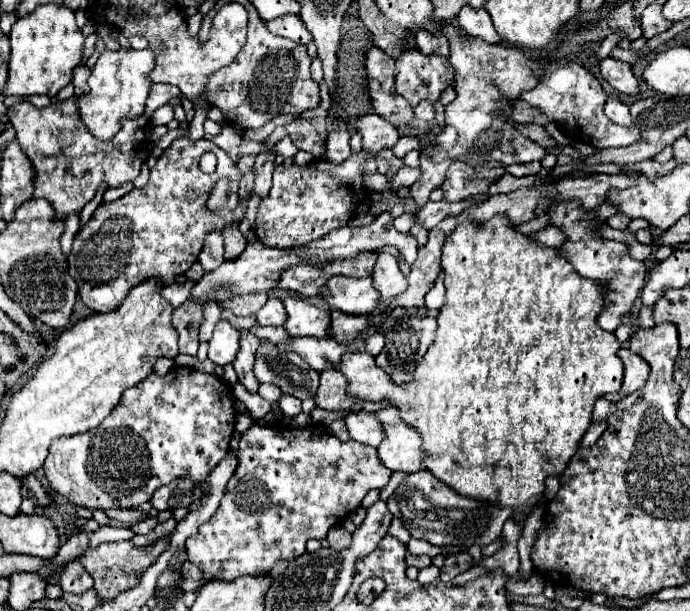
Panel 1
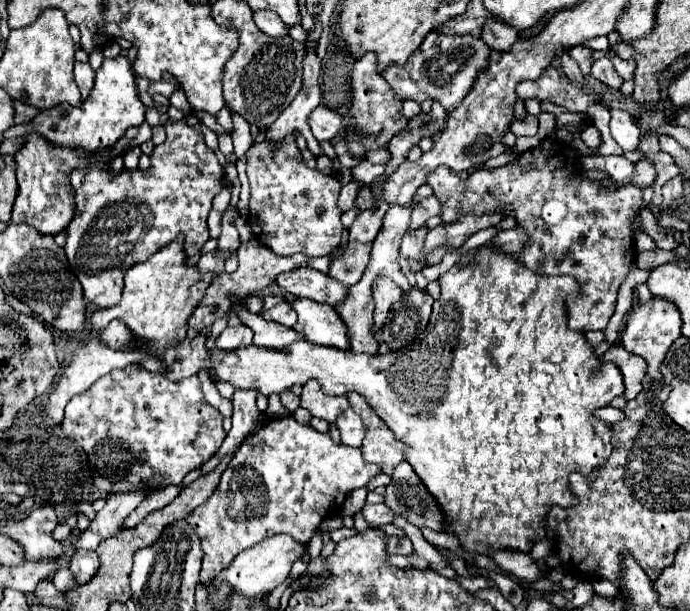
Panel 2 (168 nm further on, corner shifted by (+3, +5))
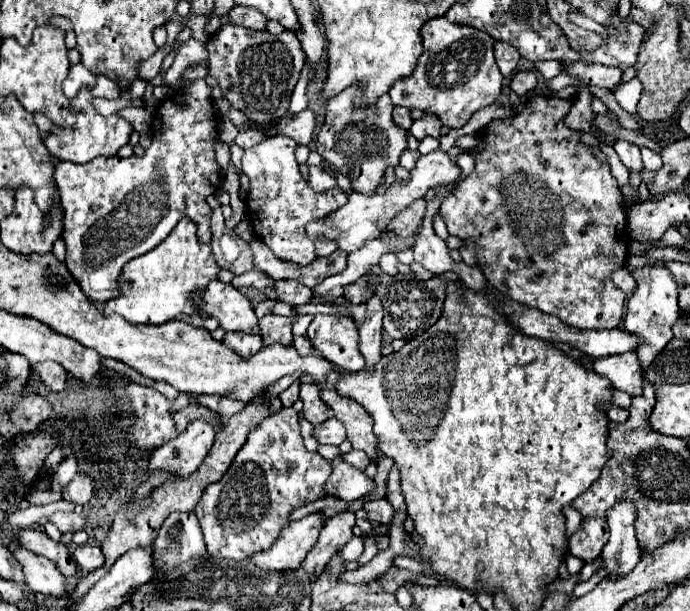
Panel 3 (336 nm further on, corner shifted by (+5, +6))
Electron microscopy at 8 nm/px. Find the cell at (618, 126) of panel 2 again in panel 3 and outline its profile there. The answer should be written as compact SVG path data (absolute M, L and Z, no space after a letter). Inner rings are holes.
M617 141L615 143L615 151L621 159L621 163L631 169L631 171L641 171L643 169L643 163L641 163L641 153L639 153L639 147L629 143L629 141Z

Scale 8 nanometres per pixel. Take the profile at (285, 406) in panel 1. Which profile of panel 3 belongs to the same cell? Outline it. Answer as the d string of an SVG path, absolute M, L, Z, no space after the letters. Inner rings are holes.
M295 381L289 389L285 389L281 395L279 395L283 407L293 407L293 403L299 399L299 381Z

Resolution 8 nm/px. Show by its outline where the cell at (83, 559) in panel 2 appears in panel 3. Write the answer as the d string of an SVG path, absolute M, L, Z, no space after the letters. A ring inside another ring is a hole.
M79 545L73 553L75 557L75 563L77 563L77 569L79 571L95 571L103 565L103 553L97 545Z

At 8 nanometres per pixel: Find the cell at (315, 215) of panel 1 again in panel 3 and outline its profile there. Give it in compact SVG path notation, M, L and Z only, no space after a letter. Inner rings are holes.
M273 135L243 153L241 171L249 177L247 195L247 217L253 221L255 233L274 255L284 261L293 261L306 266L316 259L314 243L309 239L305 227L307 223L327 217L335 209L347 203L347 193L333 187L325 193L317 193L299 173L295 158L297 143L291 137Z

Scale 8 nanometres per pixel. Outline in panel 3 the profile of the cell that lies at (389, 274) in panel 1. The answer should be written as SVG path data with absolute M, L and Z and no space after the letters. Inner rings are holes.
M373 295L367 301L367 319L359 329L359 347L367 361L367 369L381 359L381 333L383 333L383 305L381 297Z

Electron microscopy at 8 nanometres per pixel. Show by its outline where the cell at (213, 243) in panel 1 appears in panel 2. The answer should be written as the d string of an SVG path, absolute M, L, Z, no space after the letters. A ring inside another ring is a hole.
M211 210L211 214L209 214L209 230L211 230L211 238L219 238L219 234L221 234L221 218L223 218L223 212Z

